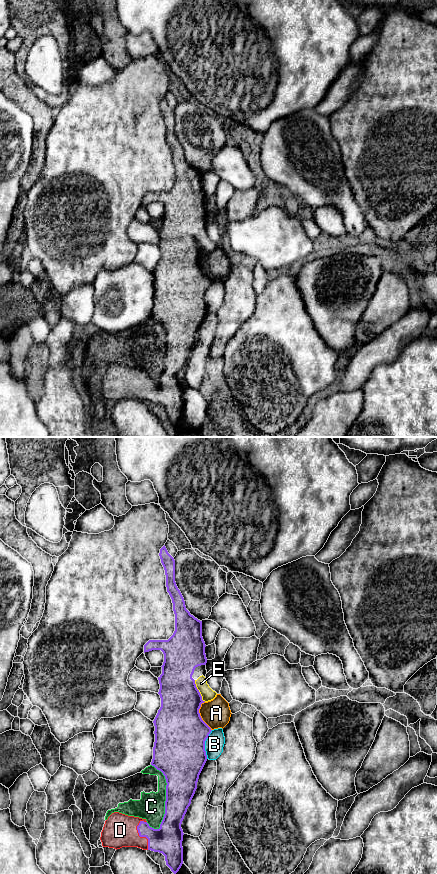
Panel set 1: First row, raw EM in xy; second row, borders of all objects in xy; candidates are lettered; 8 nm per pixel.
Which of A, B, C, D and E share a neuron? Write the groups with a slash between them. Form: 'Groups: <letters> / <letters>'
Groups: A / B / C / D E

